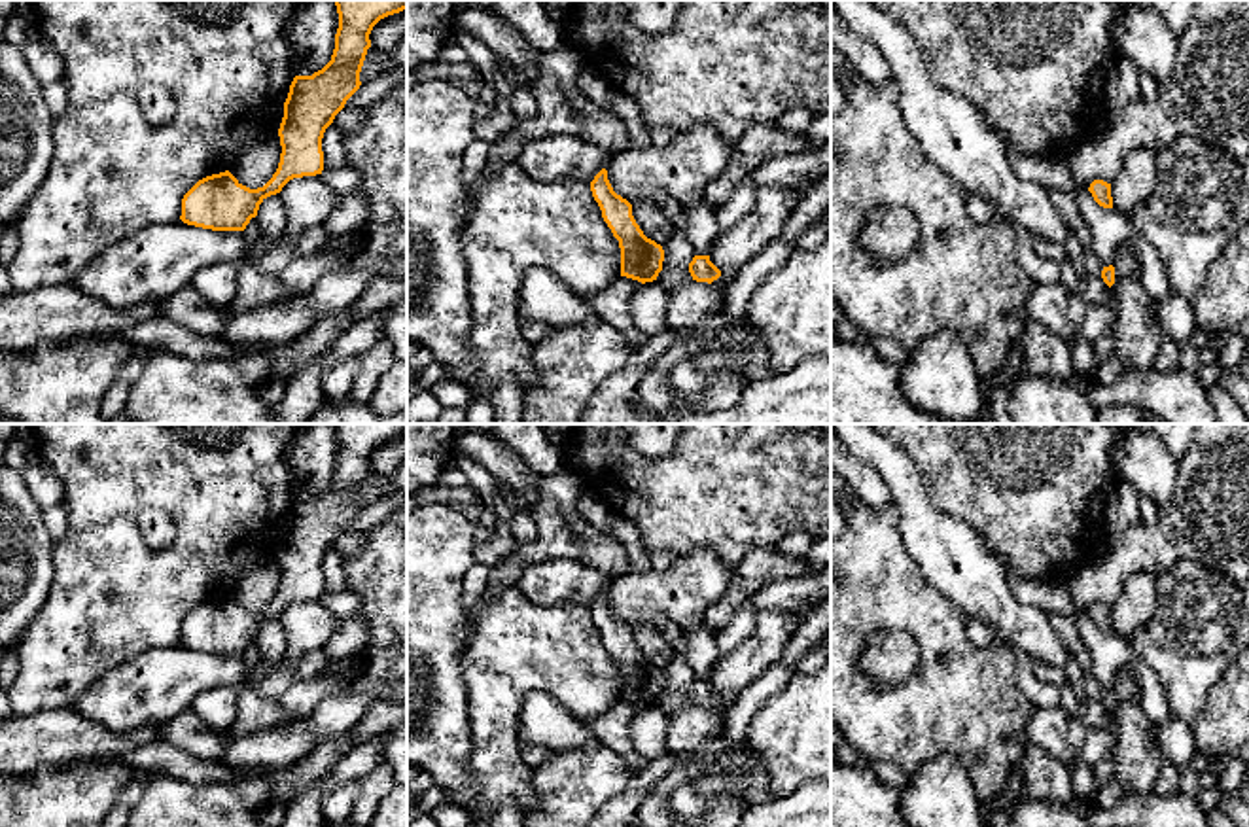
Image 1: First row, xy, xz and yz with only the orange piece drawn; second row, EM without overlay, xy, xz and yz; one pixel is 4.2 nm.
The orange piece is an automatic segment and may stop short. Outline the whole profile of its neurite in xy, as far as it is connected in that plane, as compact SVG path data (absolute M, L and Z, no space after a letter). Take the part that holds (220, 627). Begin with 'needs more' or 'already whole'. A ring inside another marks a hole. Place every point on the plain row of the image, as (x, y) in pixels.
already whole | M335 424L339 452L331 484L312 500L295 500L278 553L280 587L257 613L242 609L229 594L199 604L182 623L180 643L212 655L244 655L259 628L303 600L324 594L322 562L346 524L360 513L360 496L371 471L373 450L407 433L407 424Z

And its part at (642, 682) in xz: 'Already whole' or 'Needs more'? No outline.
Already whole

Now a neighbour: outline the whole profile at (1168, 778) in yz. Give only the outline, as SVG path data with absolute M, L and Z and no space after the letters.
M1170 761L1162 763L1152 791L1158 793L1158 795L1179 793L1179 768L1173 763L1170 763Z

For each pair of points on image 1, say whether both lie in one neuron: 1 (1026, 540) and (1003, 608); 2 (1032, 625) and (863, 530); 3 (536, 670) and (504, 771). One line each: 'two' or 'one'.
1: two
2: two
3: one

